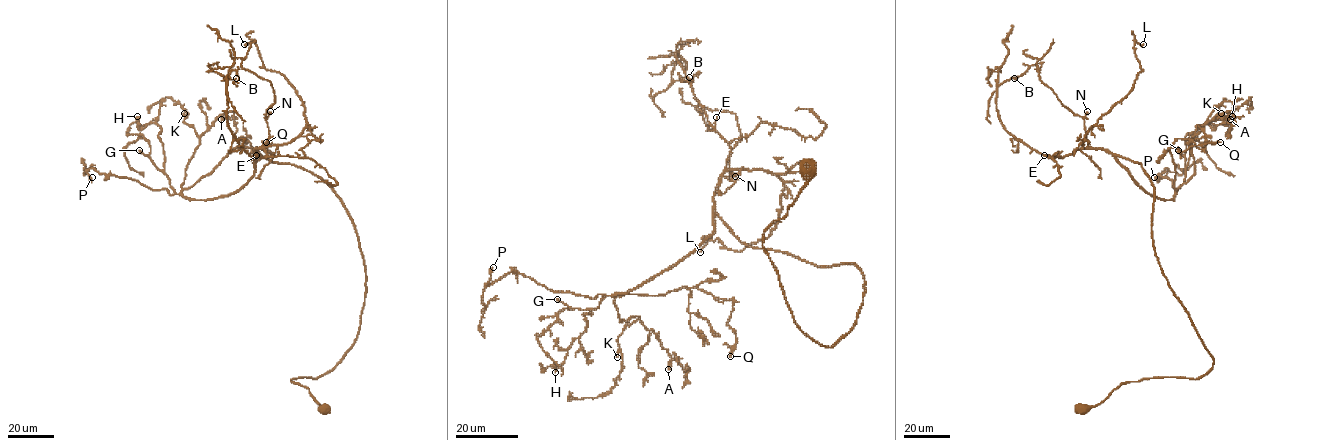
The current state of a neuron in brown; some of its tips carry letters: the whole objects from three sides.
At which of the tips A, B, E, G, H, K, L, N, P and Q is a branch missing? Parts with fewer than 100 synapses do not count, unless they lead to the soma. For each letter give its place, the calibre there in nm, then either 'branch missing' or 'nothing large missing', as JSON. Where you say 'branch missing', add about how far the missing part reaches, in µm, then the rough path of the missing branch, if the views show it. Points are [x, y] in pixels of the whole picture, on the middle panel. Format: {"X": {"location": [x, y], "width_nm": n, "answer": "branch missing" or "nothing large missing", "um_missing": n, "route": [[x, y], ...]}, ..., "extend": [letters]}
{"A": {"location": [668, 369], "width_nm": 220, "answer": "nothing large missing"}, "B": {"location": [689, 77], "width_nm": 140, "answer": "nothing large missing"}, "E": {"location": [716, 117], "width_nm": 150, "answer": "nothing large missing"}, "G": {"location": [557, 299], "width_nm": 240, "answer": "branch missing", "um_missing": 50, "route": [[557, 299], [538, 293], [524, 301], [508, 341], [514, 350], [514, 369], [519, 373], [525, 356]]}, "H": {"location": [555, 372], "width_nm": 300, "answer": "nothing large missing"}, "K": {"location": [617, 357], "width_nm": 200, "answer": "nothing large missing"}, "L": {"location": [700, 252], "width_nm": 130, "answer": "nothing large missing"}, "N": {"location": [735, 176], "width_nm": 240, "answer": "nothing large missing"}, "P": {"location": [493, 267], "width_nm": 200, "answer": "nothing large missing"}, "Q": {"location": [730, 356], "width_nm": 200, "answer": "nothing large missing"}, "extend": ["G"]}

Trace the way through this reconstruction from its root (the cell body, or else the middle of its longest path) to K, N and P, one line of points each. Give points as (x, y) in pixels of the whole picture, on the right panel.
K: (1083, 409), (1212, 368), (1155, 253), (1150, 179), (1117, 157), (1172, 199), (1221, 113)
N: (1083, 409), (1128, 382), (1198, 379), (1213, 362), (1156, 254), (1150, 178), (1140, 164), (1088, 146), (1087, 111)
P: (1083, 409), (1122, 383), (1212, 368), (1155, 253), (1150, 179), (1117, 157), (1172, 199), (1168, 169), (1154, 177)

